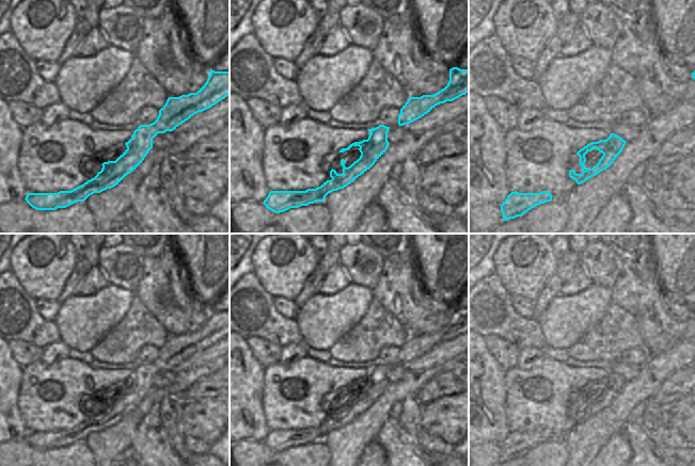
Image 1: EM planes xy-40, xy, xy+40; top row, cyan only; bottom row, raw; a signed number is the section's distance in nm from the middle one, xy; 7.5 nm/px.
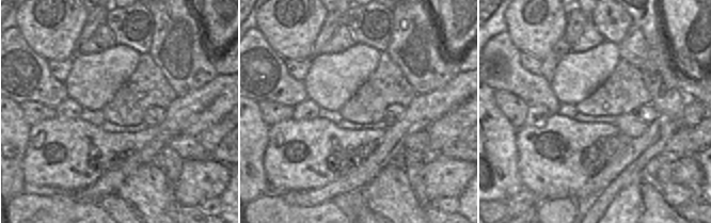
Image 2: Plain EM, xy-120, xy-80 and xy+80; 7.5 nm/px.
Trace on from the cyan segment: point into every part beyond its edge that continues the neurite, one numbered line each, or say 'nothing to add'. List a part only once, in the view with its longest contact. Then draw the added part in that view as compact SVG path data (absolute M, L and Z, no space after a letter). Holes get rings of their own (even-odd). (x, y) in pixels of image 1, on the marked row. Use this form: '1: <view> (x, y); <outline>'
1: xy+40 (593, 157); M594 148L591 151L588 151L585 155L586 162L584 164L584 167L593 168L595 165L597 165L602 156L603 154L596 148Z

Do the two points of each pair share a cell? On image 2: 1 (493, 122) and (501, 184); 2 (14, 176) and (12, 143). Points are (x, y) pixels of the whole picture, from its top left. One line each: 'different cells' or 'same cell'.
1: same cell
2: same cell

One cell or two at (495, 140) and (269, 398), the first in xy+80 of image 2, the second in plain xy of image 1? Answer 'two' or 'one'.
two

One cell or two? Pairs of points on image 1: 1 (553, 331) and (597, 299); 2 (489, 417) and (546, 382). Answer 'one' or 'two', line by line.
1: one
2: two

